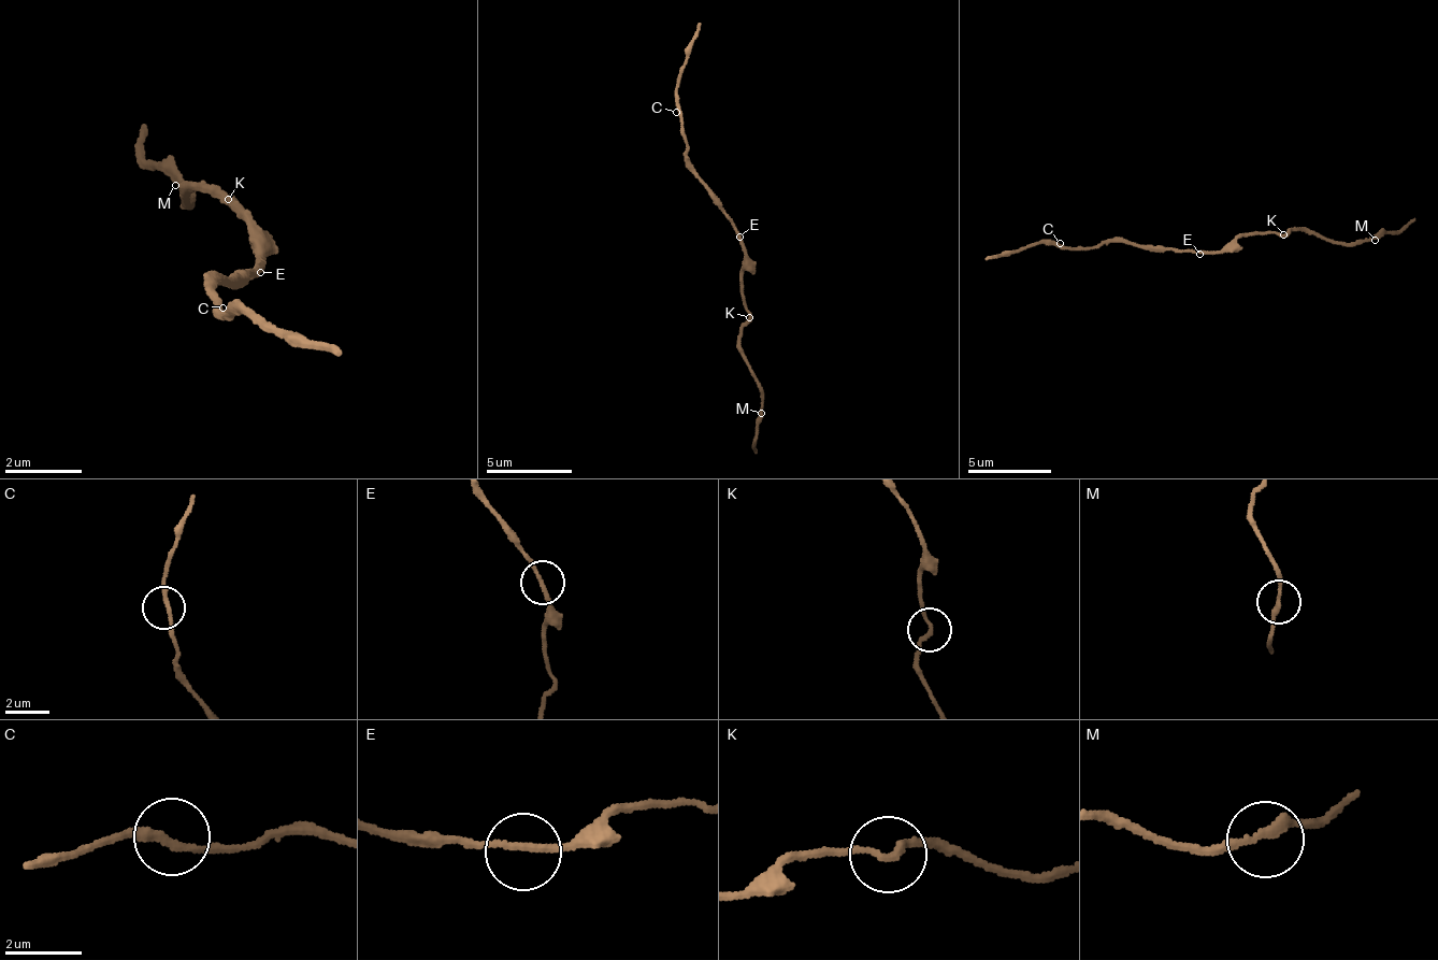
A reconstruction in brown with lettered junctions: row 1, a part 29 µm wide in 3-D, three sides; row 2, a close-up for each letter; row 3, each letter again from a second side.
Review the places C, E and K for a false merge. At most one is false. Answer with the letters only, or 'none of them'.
none of them

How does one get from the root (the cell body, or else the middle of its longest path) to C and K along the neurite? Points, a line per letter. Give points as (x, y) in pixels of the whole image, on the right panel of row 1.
C: (1199, 249), (1132, 247), (1126, 243), (1108, 242), (1065, 247), (1060, 243)
K: (1199, 249), (1221, 249), (1238, 237), (1262, 235), (1267, 231), (1284, 235)

